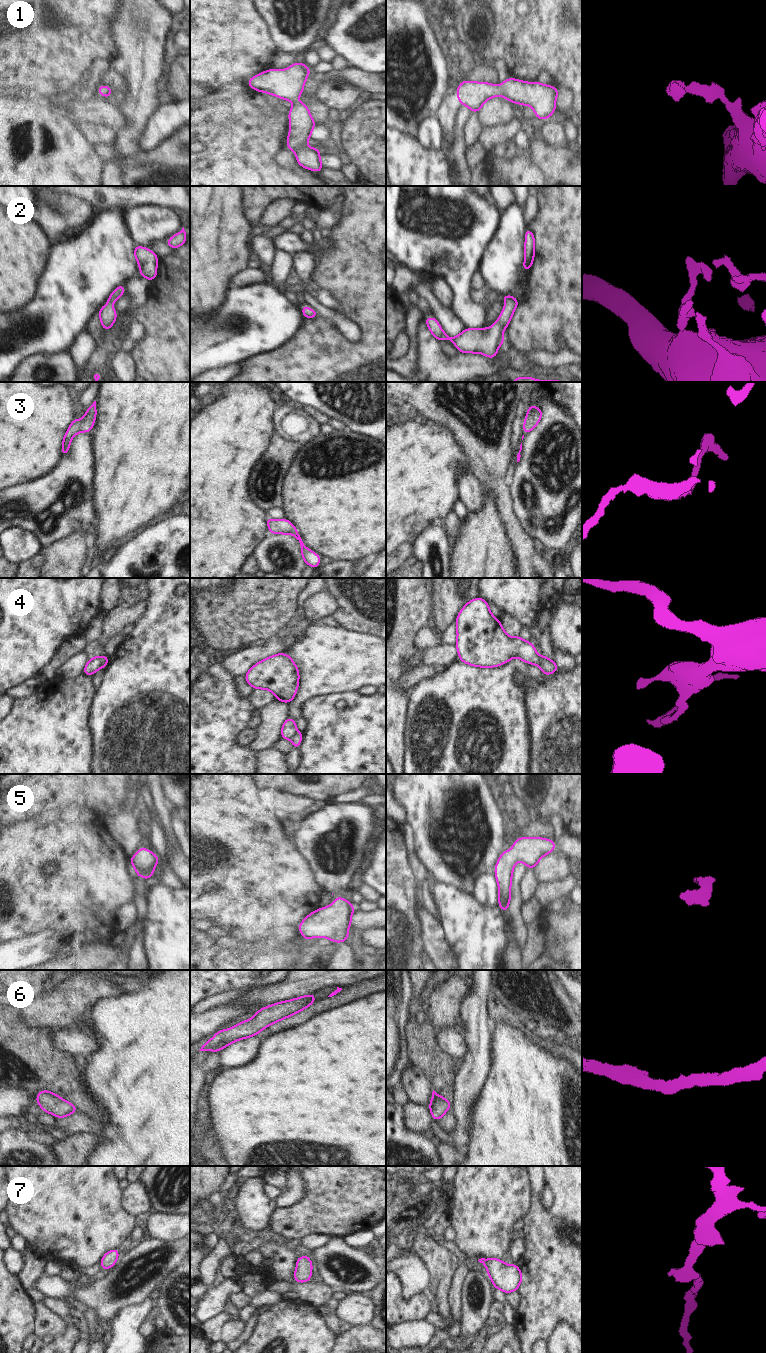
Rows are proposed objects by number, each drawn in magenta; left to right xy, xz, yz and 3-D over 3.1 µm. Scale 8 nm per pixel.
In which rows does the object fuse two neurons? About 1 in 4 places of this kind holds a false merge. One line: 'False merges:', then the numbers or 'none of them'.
False merges: 4

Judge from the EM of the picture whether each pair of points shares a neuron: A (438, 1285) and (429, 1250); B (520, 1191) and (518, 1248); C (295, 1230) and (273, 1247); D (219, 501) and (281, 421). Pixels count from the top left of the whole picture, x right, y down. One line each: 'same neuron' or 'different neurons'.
A: same neuron
B: different neurons
C: different neurons
D: different neurons

